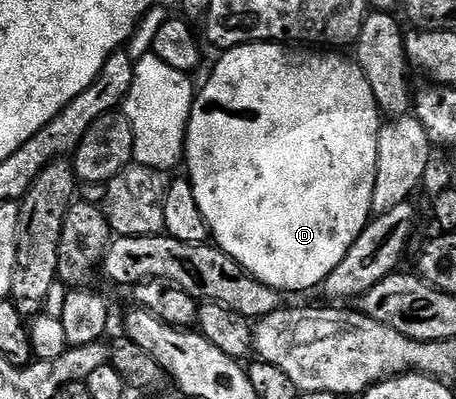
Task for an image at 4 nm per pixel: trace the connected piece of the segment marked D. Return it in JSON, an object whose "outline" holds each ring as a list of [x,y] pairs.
{"outline":[[[254,43],[252,45],[236,45],[233,49],[224,50],[221,58],[213,65],[205,86],[200,86],[193,99],[193,110],[189,116],[189,126],[185,136],[184,168],[189,168],[187,180],[193,184],[195,199],[199,203],[199,211],[203,211],[203,219],[207,219],[210,238],[218,249],[222,249],[235,263],[239,263],[259,283],[280,291],[282,294],[301,293],[304,289],[324,286],[327,275],[343,263],[351,243],[359,239],[359,235],[369,225],[373,212],[373,196],[375,195],[375,175],[377,174],[377,152],[379,151],[379,135],[383,124],[383,114],[377,107],[375,94],[371,91],[371,83],[367,83],[367,75],[357,65],[356,60],[349,61],[337,51],[310,51],[305,47],[286,47],[281,43]]]}

